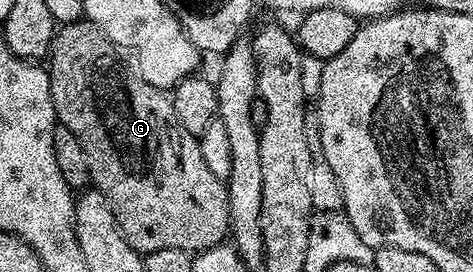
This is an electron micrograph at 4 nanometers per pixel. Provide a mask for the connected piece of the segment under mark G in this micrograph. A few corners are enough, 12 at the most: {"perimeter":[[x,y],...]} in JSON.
{"perimeter":[[87,19],[56,120],[141,255],[225,244],[225,178]]}

